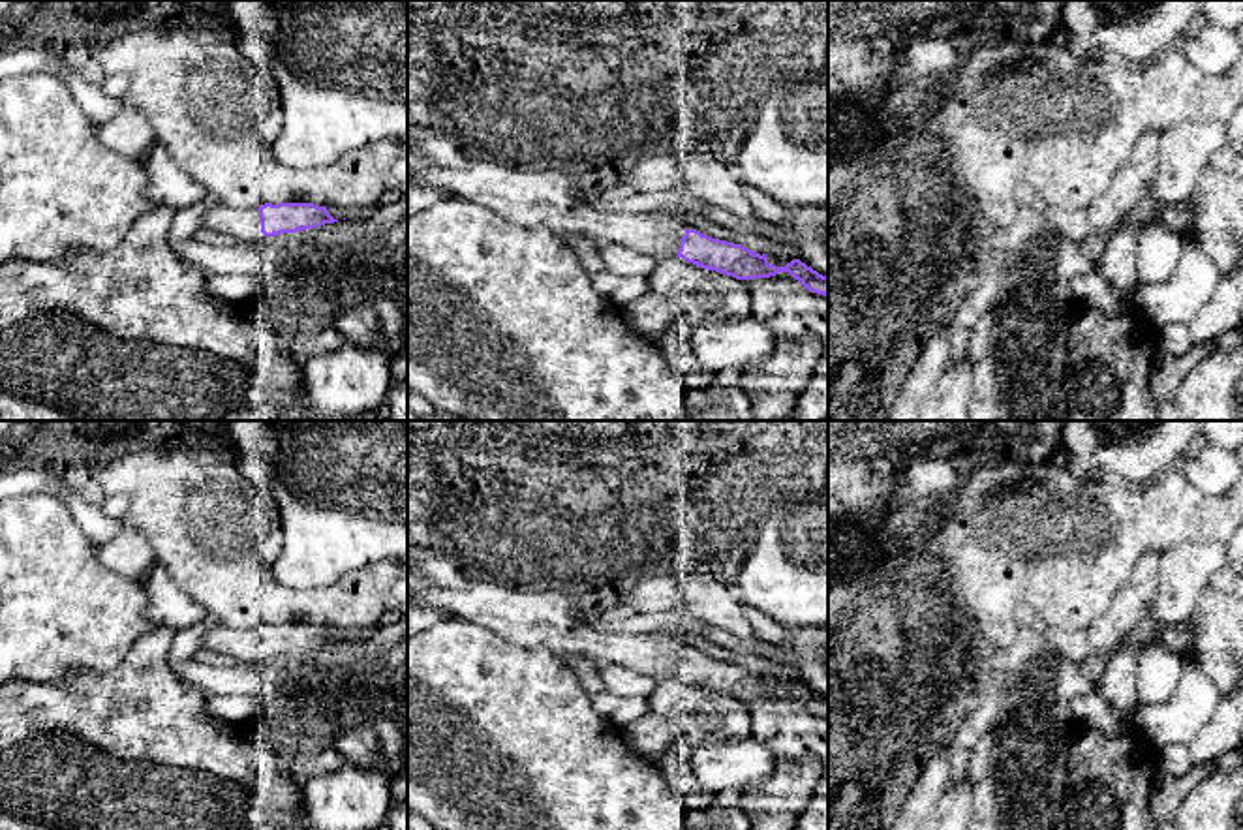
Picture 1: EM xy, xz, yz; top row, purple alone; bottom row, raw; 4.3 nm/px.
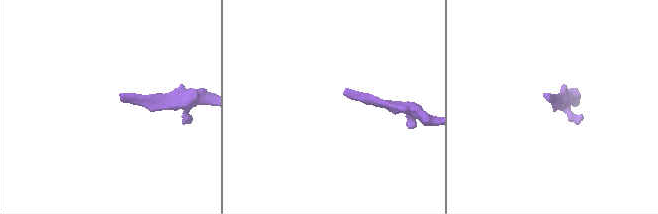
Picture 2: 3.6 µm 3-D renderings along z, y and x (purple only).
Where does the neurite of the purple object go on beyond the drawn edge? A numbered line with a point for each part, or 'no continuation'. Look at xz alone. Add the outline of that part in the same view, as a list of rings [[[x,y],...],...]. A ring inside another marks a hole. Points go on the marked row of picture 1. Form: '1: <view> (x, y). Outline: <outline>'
1: xz (536, 199). Outline: [[[407,148],[407,177],[443,188],[496,210],[526,227],[550,227],[560,235],[586,235],[650,255],[678,257],[685,227],[674,214],[601,210],[590,205],[590,184],[561,173],[518,171],[475,160],[466,167],[432,163]]]

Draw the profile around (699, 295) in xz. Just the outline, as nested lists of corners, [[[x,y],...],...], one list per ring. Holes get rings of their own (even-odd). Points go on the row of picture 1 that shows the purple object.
[[[667,257],[646,278],[648,289],[659,293],[674,317],[693,325],[734,321],[751,312],[751,299],[732,276],[700,269],[682,257]]]

